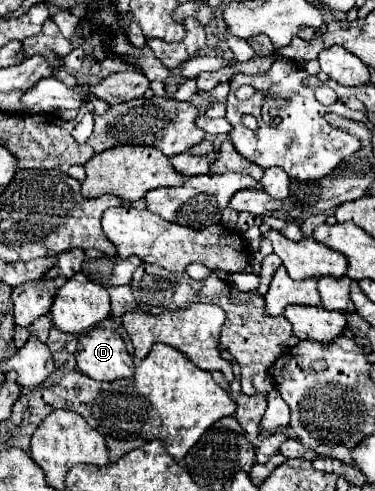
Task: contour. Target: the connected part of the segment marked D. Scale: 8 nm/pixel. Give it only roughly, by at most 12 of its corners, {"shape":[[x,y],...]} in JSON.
{"shape":[[91,328],[77,340],[77,366],[93,380],[131,378],[123,338]]}

